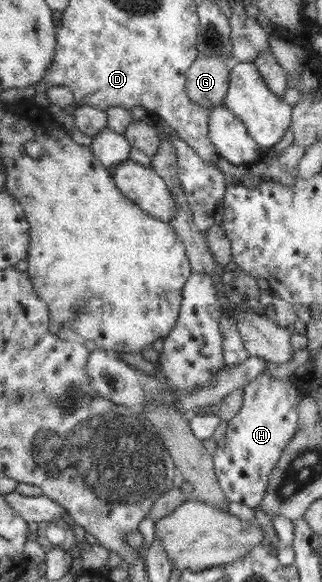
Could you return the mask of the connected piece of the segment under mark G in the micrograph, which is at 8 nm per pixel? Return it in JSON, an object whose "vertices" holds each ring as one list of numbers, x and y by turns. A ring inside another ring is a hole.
{"vertices":[[220,57,195,58,185,72,185,94,201,107,221,105,230,69]]}

